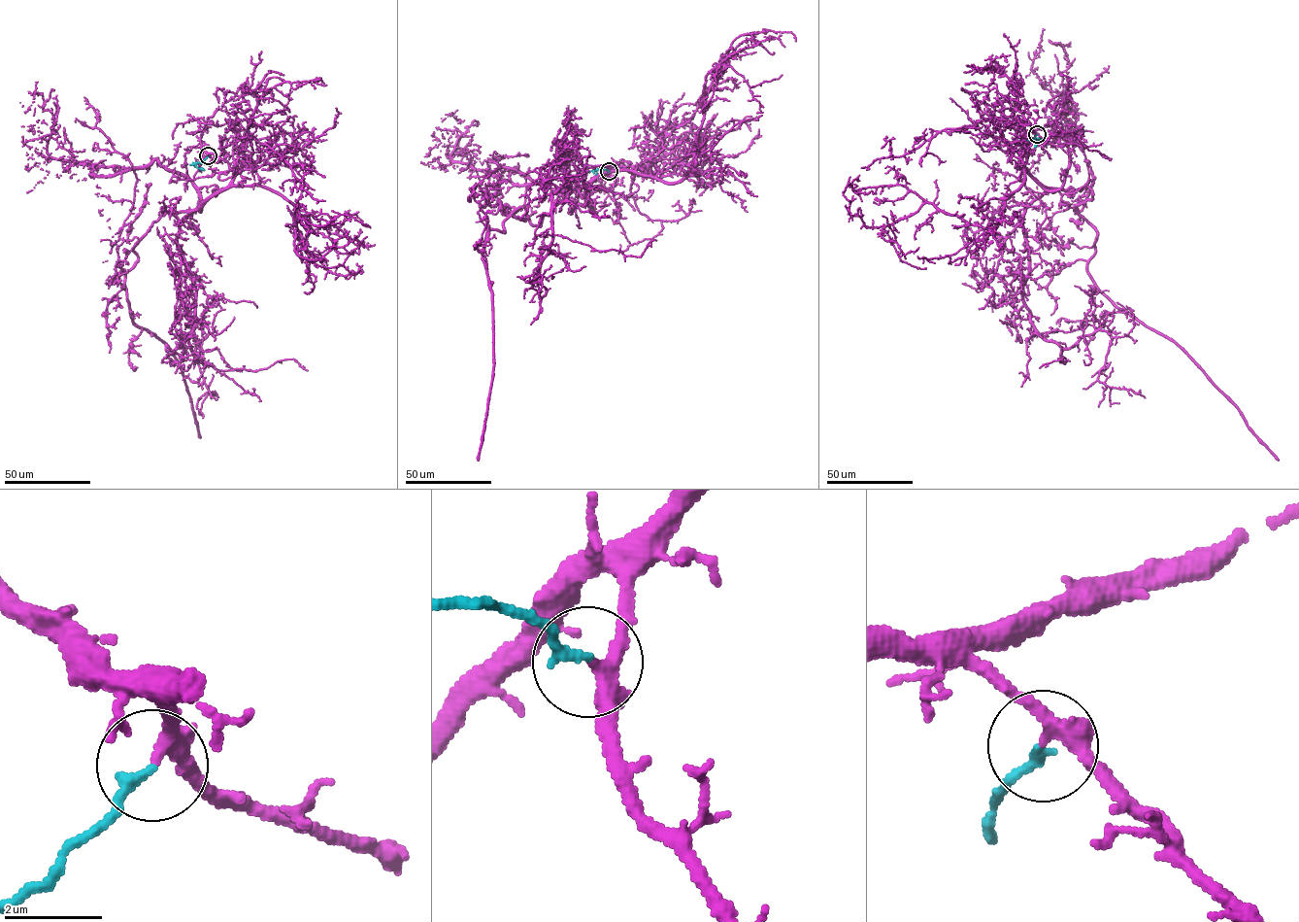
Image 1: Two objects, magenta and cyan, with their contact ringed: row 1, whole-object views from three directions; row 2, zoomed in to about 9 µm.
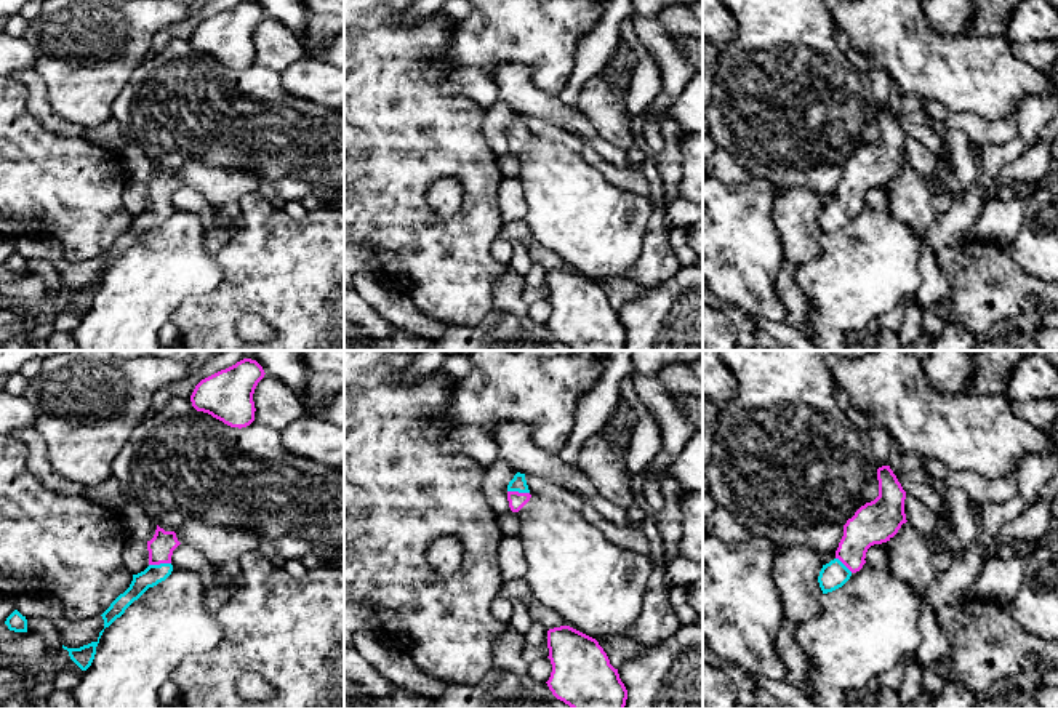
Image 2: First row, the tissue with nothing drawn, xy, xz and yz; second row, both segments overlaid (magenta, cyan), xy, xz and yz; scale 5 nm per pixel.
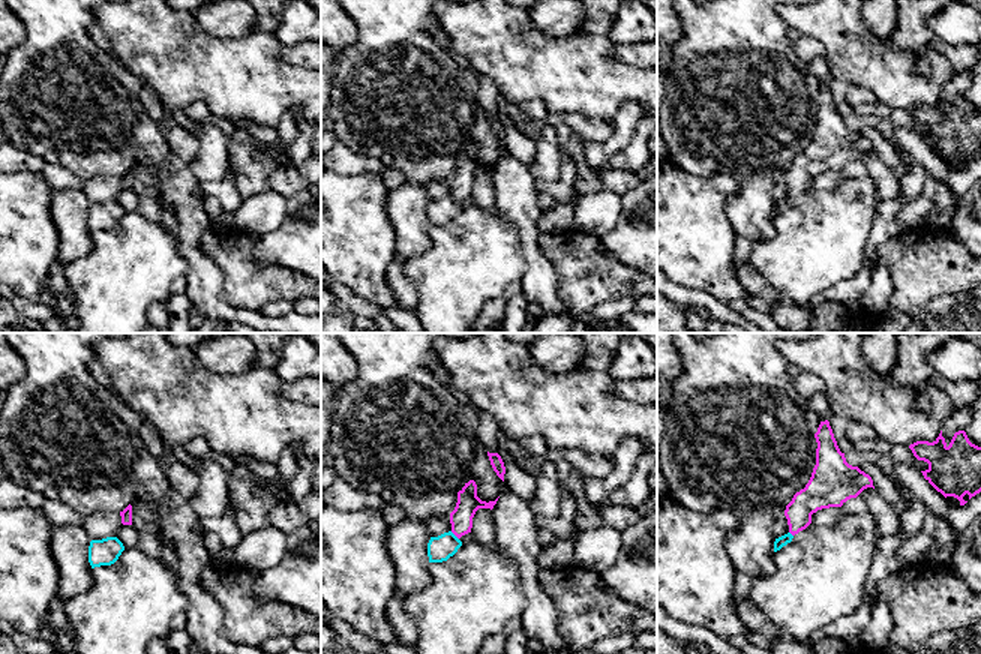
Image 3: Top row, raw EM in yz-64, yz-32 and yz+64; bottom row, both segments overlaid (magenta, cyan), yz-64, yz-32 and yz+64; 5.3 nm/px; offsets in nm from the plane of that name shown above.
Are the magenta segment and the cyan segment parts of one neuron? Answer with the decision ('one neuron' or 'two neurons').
one neuron

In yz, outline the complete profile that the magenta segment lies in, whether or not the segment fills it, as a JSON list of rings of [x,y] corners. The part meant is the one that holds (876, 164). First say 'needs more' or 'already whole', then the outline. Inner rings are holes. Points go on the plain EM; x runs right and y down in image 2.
needs more; [[[890,107],[877,110],[879,138],[861,147],[844,166],[844,178],[836,200],[823,206],[818,224],[823,235],[842,229],[866,205],[866,194],[874,186],[890,182],[906,165],[906,133]]]

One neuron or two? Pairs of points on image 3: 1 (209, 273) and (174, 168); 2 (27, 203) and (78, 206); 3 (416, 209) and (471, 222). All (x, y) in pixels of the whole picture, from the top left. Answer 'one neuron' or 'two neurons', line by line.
1: one neuron
2: two neurons
3: two neurons

